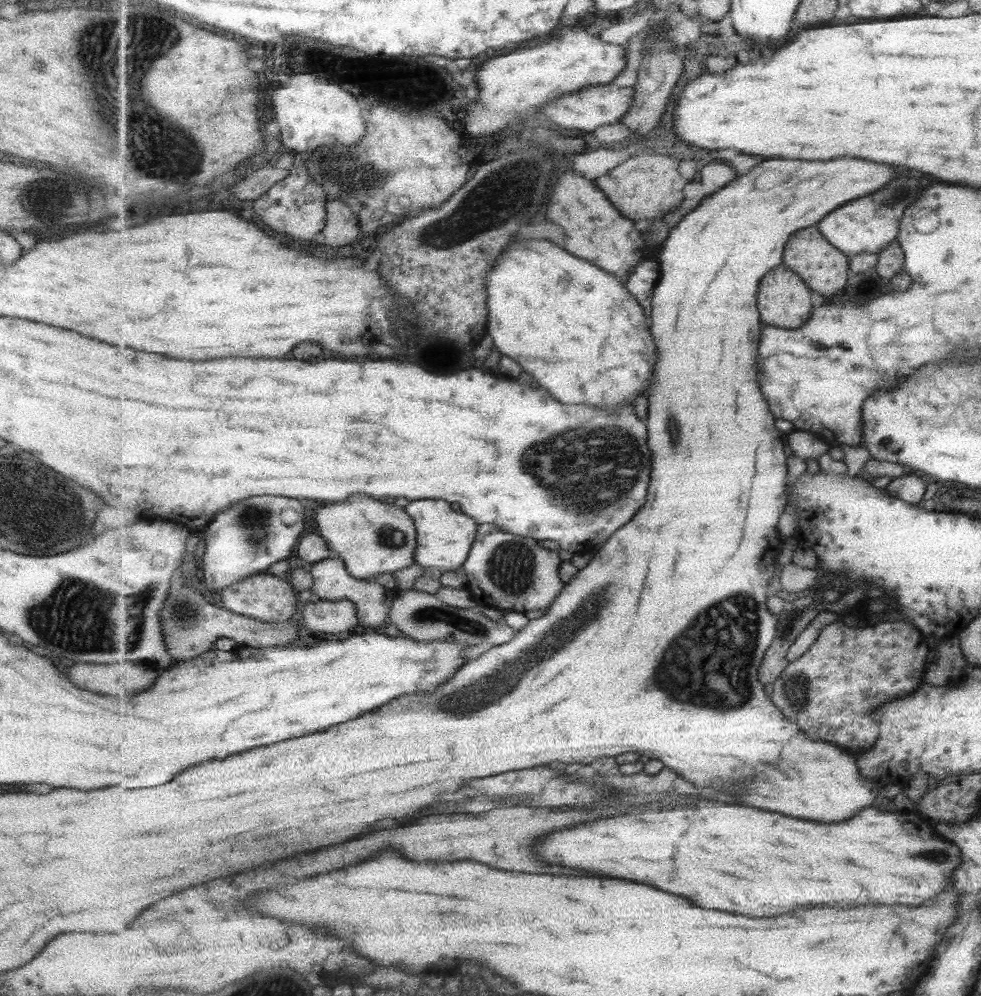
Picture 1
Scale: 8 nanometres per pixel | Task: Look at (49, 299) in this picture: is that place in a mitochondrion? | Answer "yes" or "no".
no

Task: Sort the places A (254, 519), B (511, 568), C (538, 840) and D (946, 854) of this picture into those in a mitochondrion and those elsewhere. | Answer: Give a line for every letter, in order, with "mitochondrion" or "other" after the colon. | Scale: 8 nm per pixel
A: mitochondrion
B: mitochondrion
C: other
D: mitochondrion

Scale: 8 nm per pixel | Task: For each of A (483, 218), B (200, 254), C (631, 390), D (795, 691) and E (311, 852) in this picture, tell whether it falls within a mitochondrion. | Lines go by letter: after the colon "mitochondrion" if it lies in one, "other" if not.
A: mitochondrion
B: other
C: other
D: mitochondrion
E: other

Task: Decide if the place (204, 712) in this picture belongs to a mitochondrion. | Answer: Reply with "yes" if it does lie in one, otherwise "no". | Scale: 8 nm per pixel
no

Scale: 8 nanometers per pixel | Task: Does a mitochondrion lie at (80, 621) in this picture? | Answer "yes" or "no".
yes

